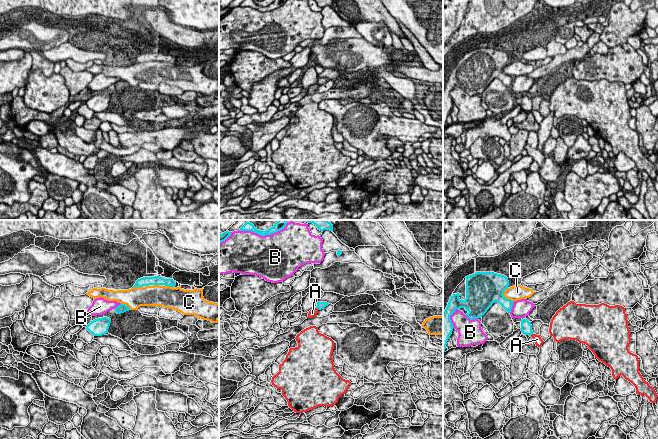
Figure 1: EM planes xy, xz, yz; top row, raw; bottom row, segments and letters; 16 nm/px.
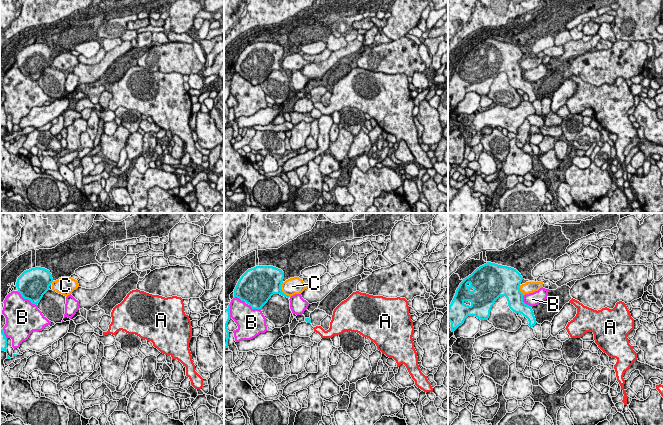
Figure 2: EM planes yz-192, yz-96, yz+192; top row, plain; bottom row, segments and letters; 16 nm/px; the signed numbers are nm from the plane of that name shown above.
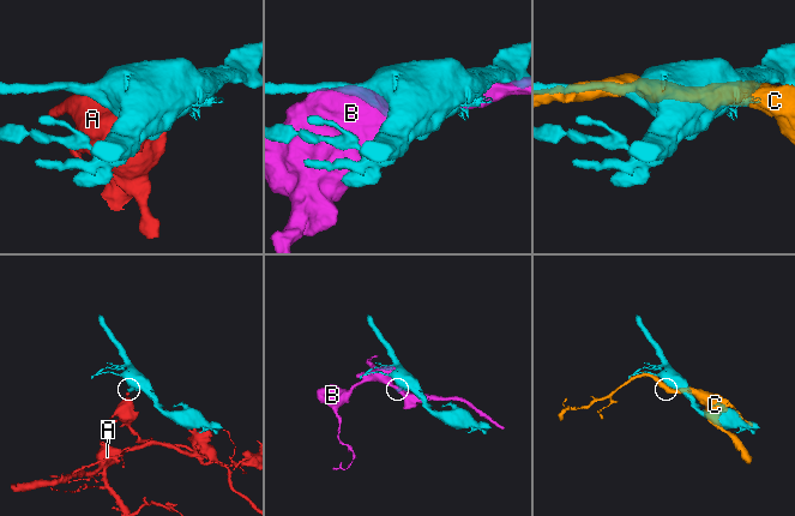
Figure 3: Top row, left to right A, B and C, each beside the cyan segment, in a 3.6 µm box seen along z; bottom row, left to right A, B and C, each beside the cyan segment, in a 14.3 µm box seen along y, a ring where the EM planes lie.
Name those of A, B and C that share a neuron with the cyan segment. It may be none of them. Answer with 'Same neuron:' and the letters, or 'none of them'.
Same neuron: none of them

